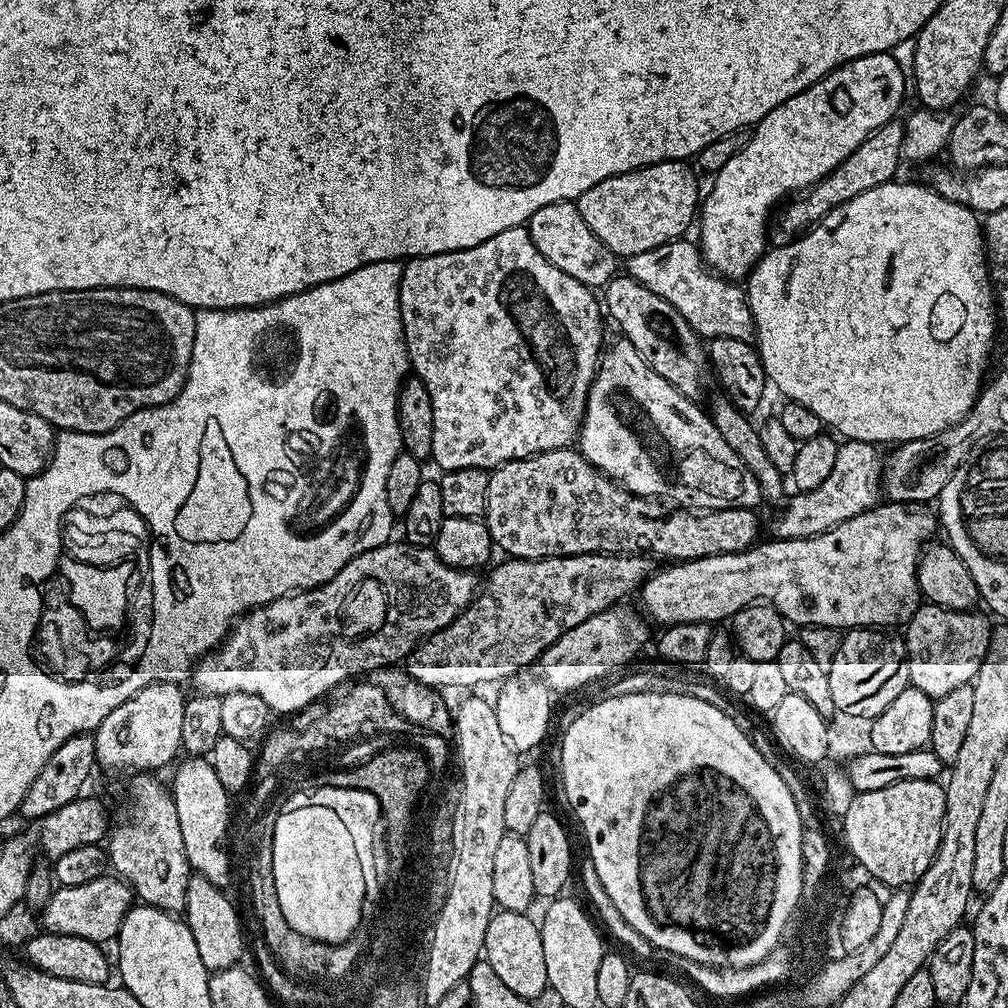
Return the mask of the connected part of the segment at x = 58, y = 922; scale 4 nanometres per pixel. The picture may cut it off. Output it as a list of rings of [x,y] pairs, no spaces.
[[[105,874],[94,882],[86,882],[86,886],[57,887],[42,909],[43,927],[50,932],[86,938],[104,946],[107,940],[115,941],[119,937],[122,922],[133,907],[134,893],[128,884],[115,875]]]

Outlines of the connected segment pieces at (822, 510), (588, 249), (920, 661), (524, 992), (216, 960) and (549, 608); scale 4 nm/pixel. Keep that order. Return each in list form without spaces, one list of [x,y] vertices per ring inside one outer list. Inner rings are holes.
[[[845,439],[840,444],[834,471],[826,477],[826,482],[809,492],[796,492],[793,500],[789,499],[779,509],[780,517],[772,524],[771,535],[778,540],[810,538],[875,508],[882,496],[884,460],[880,452],[881,449],[877,445]]]
[[[559,200],[550,206],[542,206],[542,210],[534,210],[534,214],[526,225],[534,246],[538,246],[538,254],[550,262],[550,266],[558,266],[570,278],[578,278],[588,288],[603,289],[617,275],[618,258],[607,246],[586,226],[582,214],[578,214],[575,203],[571,200]]]
[[[921,603],[911,620],[907,621],[908,636],[903,637],[904,645],[908,647],[908,682],[911,687],[922,690],[922,694],[926,694],[935,702],[950,694],[950,690],[958,690],[958,686],[971,684],[976,679],[988,653],[993,629],[993,625],[988,624],[989,617],[979,616],[978,613],[976,610],[959,612],[937,604]]]
[[[493,911],[490,926],[486,926],[483,959],[488,961],[494,974],[514,990],[523,1000],[535,1001],[536,996],[549,991],[546,978],[546,957],[542,954],[542,934],[539,923],[523,912]]]
[[[195,874],[189,875],[188,897],[182,916],[190,934],[194,934],[194,943],[198,946],[202,966],[206,966],[209,973],[235,968],[243,961],[240,959],[246,956],[244,928],[240,925],[240,916],[236,913],[231,898],[224,891],[221,885],[210,882],[206,878]]]
[[[591,552],[590,554],[582,554],[581,556],[547,556],[541,560],[518,560],[515,558],[501,559],[501,564],[493,570],[488,576],[488,581],[483,581],[482,587],[472,597],[468,607],[464,609],[460,615],[454,618],[454,622],[450,622],[442,630],[435,632],[433,636],[429,636],[427,640],[421,640],[412,653],[406,658],[406,667],[410,675],[418,682],[422,682],[431,688],[439,688],[441,690],[449,690],[448,688],[472,688],[468,690],[476,690],[479,684],[499,685],[501,682],[523,673],[527,664],[535,665],[542,653],[548,649],[554,642],[558,642],[558,638],[562,638],[562,634],[566,630],[574,630],[574,626],[578,626],[578,622],[586,622],[586,618],[590,618],[595,612],[604,612],[607,608],[613,607],[623,598],[627,592],[635,593],[637,589],[643,585],[644,581],[652,575],[654,571],[654,560],[651,556],[643,554],[609,554],[606,552]]]

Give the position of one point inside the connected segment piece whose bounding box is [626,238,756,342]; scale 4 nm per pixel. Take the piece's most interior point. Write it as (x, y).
(714, 307)

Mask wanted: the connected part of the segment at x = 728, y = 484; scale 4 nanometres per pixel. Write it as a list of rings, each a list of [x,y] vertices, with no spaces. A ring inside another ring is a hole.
[[[616,338],[616,341],[609,343],[603,349],[600,357],[599,365],[596,369],[596,377],[592,379],[592,385],[588,391],[588,401],[586,402],[586,410],[584,411],[584,421],[580,424],[580,434],[578,437],[578,451],[586,457],[588,461],[599,472],[609,476],[615,480],[621,488],[632,492],[635,496],[646,496],[649,498],[657,498],[661,496],[664,500],[673,500],[673,505],[679,506],[684,510],[711,510],[714,508],[751,508],[757,507],[756,503],[761,503],[760,487],[758,486],[758,478],[754,478],[754,474],[750,472],[746,466],[746,462],[742,462],[742,458],[738,458],[738,454],[734,454],[734,450],[730,450],[730,446],[726,443],[726,438],[722,438],[722,434],[718,434],[718,427],[714,426],[709,414],[697,401],[690,399],[688,396],[682,395],[677,388],[670,386],[670,382],[666,382],[666,378],[662,378],[662,374],[658,374],[641,356],[638,350],[634,350],[634,346],[630,341],[623,338]]]

